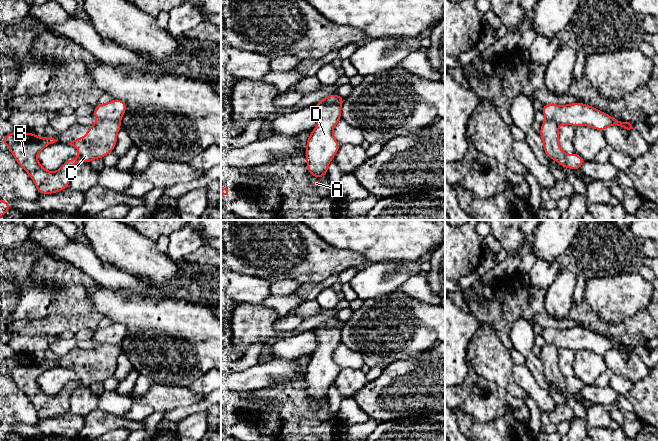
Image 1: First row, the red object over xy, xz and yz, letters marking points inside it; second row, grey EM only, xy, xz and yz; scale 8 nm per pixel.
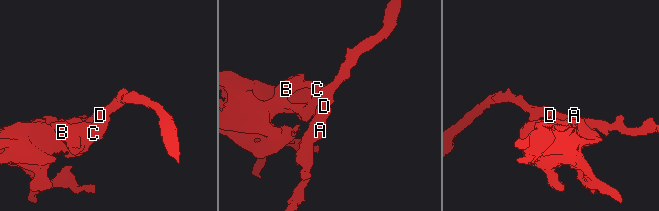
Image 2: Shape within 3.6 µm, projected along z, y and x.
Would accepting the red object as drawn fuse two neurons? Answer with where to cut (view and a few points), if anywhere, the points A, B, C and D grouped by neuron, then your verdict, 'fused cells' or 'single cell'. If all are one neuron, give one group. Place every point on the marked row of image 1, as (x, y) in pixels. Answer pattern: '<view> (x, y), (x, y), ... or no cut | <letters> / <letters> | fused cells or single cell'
xy (98, 119), (119, 121) | A D / B C | fused cells

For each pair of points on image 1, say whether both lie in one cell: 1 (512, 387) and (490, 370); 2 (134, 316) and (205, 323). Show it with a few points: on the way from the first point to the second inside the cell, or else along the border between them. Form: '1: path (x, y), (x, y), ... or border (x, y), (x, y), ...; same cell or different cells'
1: path (507, 383), (495, 371); same cell
2: path (152, 323), (187, 323); same cell

